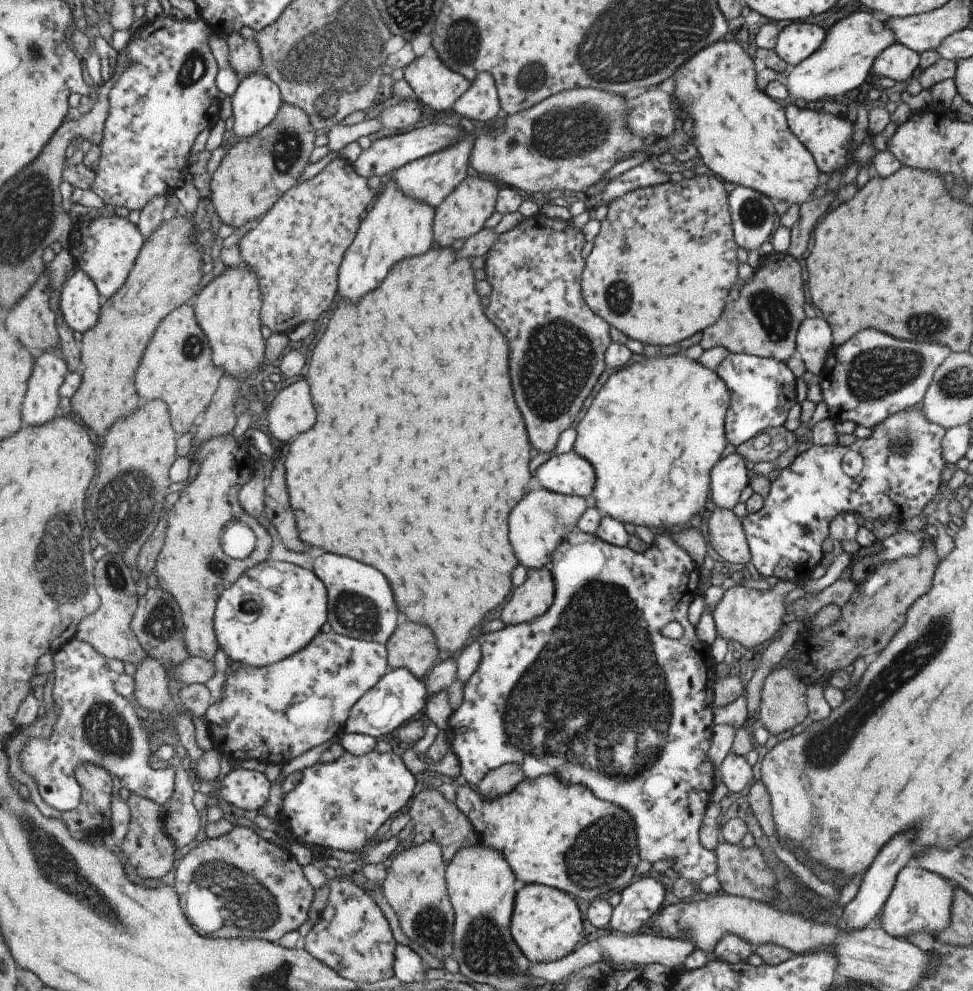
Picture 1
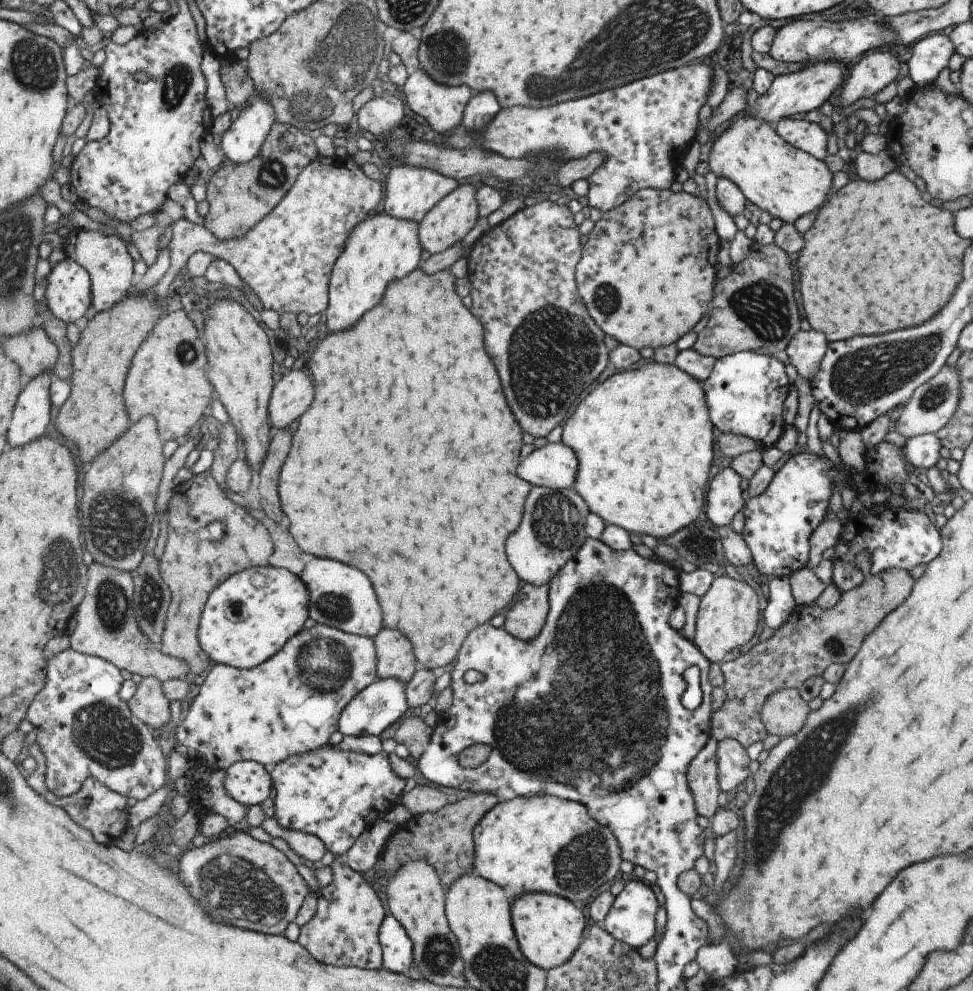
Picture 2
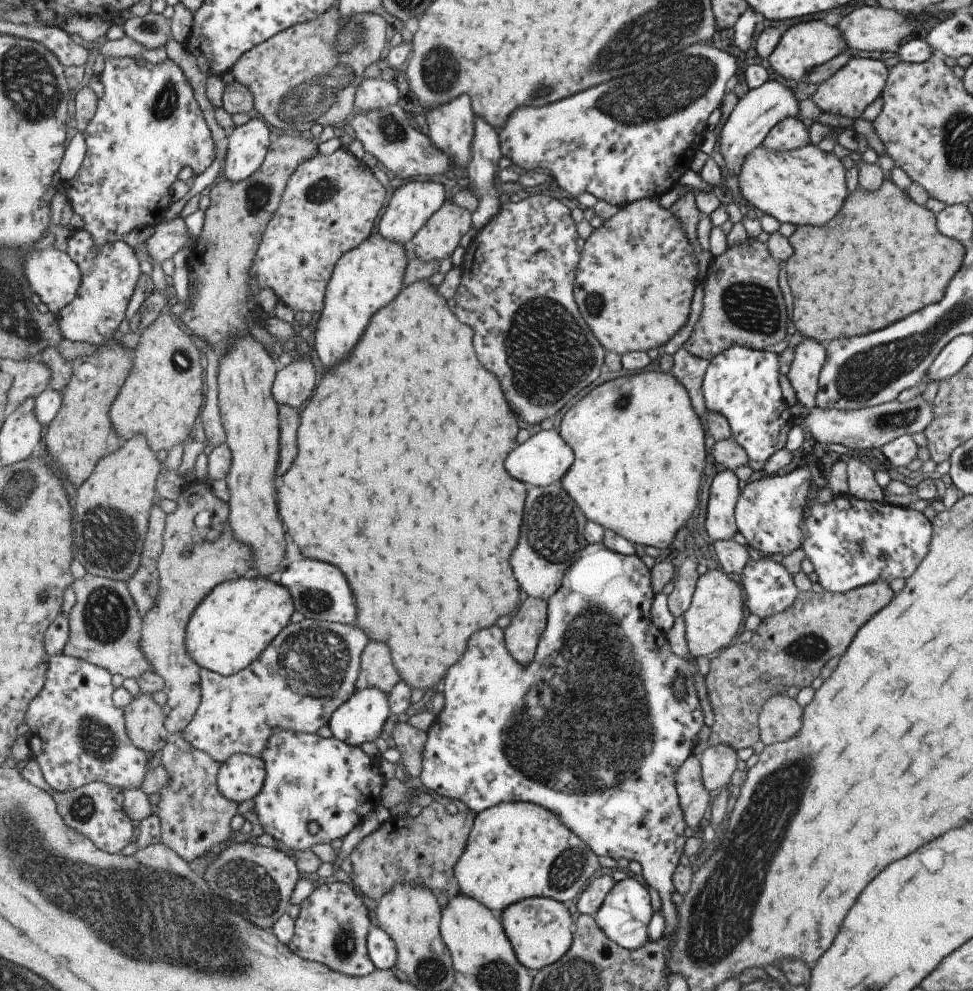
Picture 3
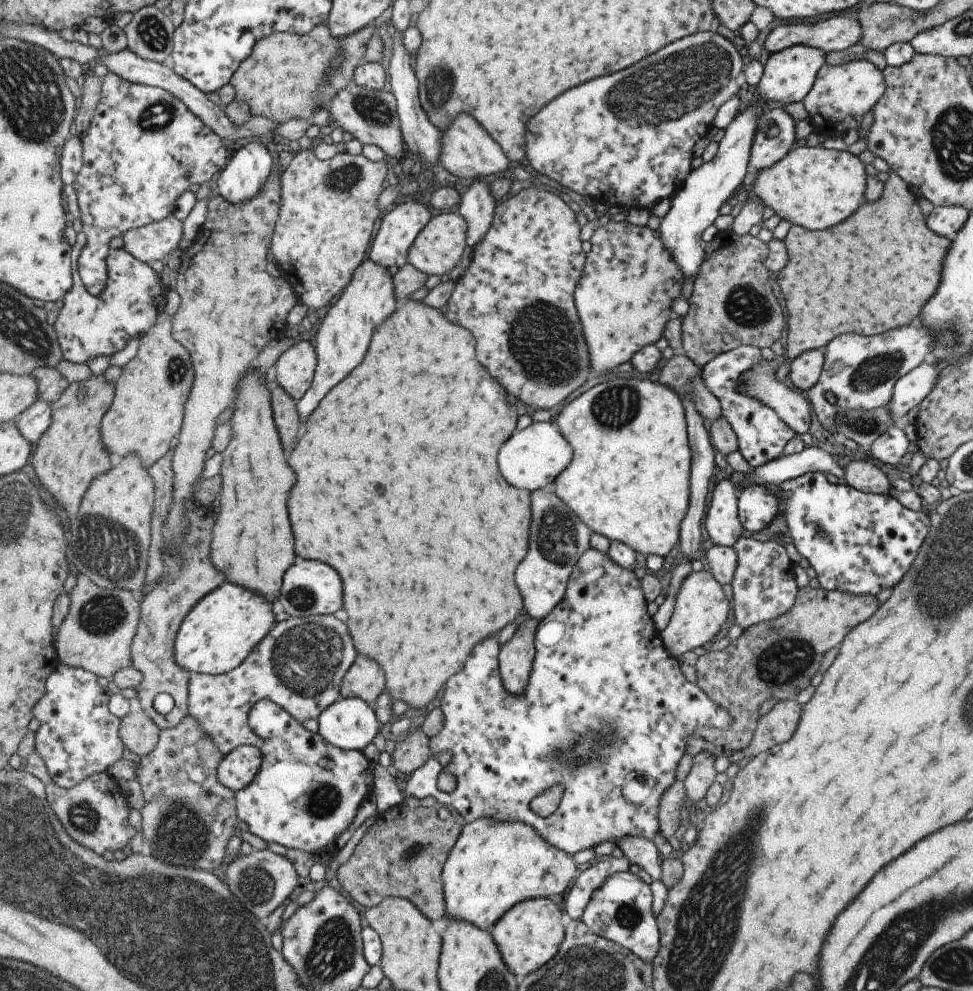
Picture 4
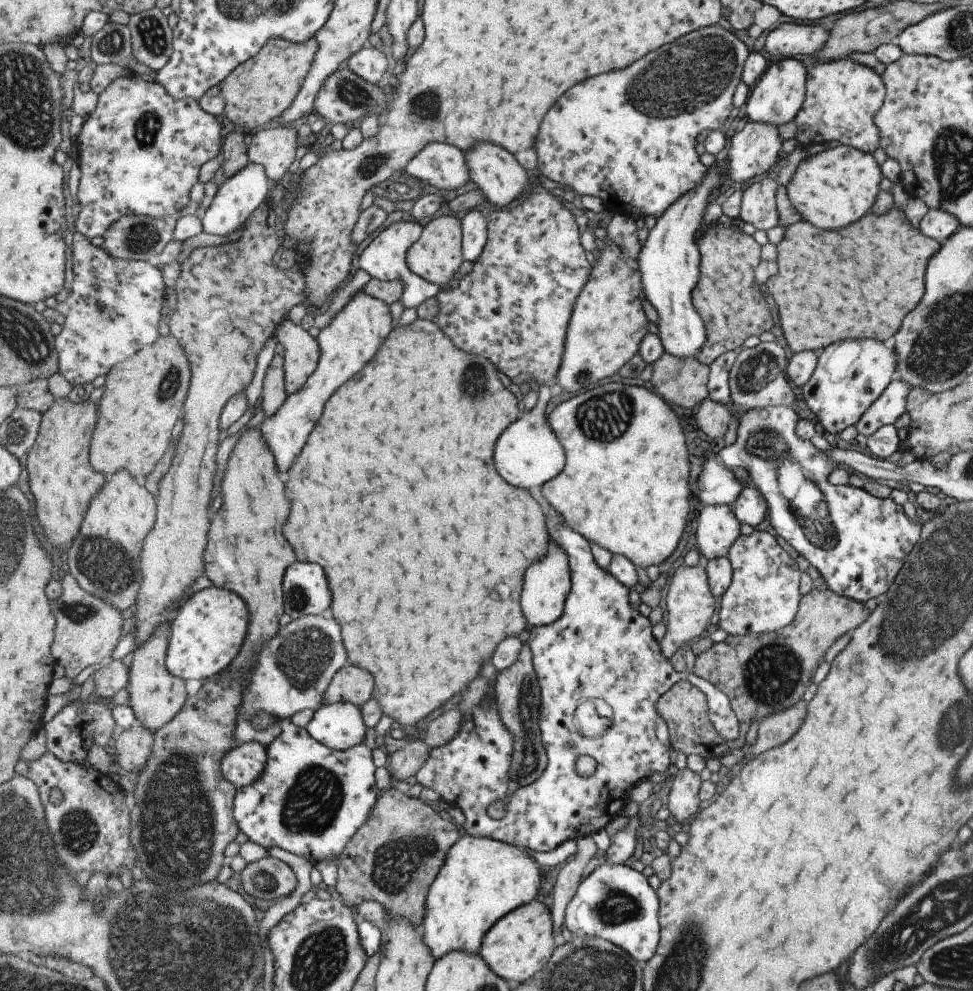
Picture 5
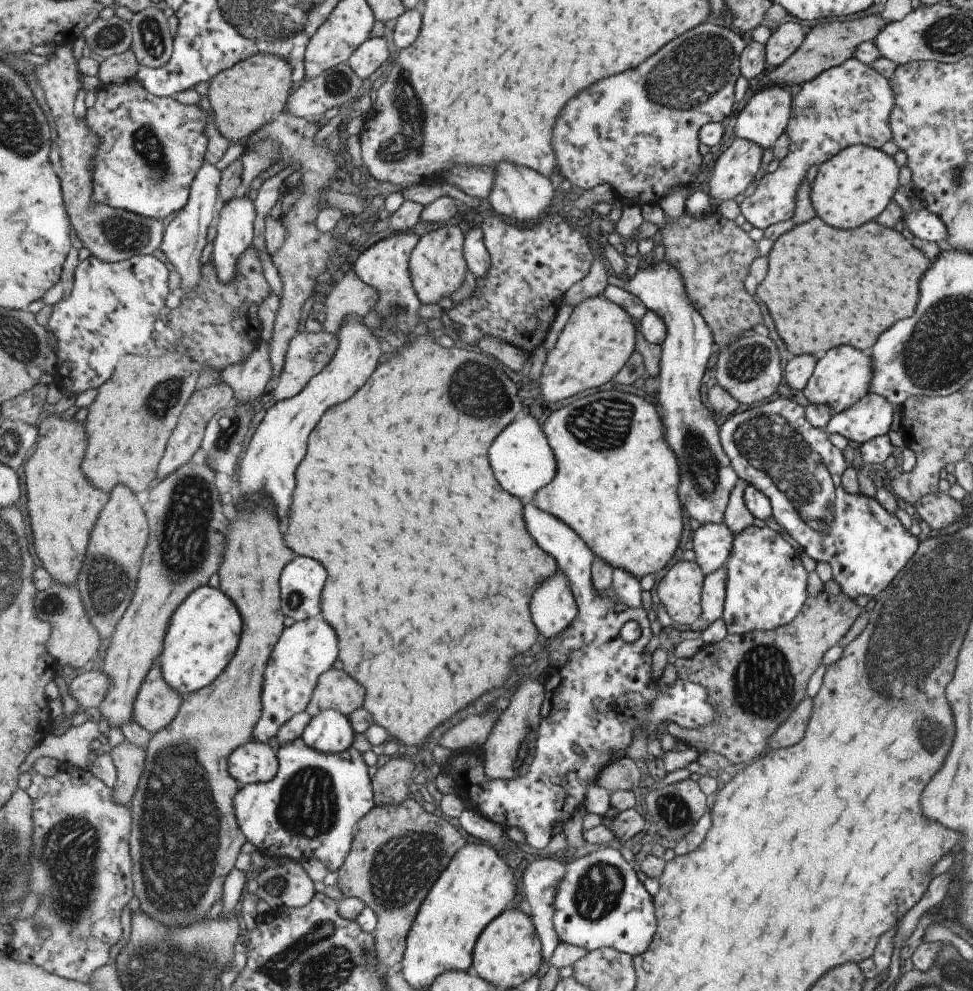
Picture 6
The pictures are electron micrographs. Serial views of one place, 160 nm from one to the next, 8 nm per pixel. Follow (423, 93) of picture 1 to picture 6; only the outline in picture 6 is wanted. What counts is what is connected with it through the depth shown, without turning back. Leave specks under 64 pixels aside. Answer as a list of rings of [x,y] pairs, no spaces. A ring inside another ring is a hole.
[[[507,161],[498,162],[492,167],[494,168],[492,187],[486,200],[493,211],[524,223],[537,220],[541,215],[547,214],[545,208],[549,206],[549,201],[557,192],[556,179],[541,176],[530,168]]]

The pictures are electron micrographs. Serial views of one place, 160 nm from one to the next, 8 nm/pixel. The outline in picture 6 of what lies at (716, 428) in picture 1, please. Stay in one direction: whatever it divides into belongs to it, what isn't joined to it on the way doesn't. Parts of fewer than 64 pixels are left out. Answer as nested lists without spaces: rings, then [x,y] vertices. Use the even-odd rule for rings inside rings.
[[[599,390],[599,392],[587,394],[583,398],[577,398],[577,400],[569,402],[569,404],[565,404],[563,408],[557,408],[555,412],[551,412],[547,416],[545,424],[542,424],[541,427],[556,460],[556,473],[553,480],[550,480],[545,486],[542,486],[535,492],[532,503],[538,509],[562,520],[589,547],[595,558],[603,560],[611,568],[626,570],[626,573],[632,574],[636,579],[649,573],[659,572],[669,562],[671,556],[675,554],[675,548],[677,548],[677,542],[679,542],[679,536],[681,536],[682,504],[678,499],[677,492],[680,466],[672,448],[669,448],[667,441],[663,440],[664,432],[662,429],[664,426],[656,404],[653,401],[644,400],[635,394],[621,392],[621,390]]]

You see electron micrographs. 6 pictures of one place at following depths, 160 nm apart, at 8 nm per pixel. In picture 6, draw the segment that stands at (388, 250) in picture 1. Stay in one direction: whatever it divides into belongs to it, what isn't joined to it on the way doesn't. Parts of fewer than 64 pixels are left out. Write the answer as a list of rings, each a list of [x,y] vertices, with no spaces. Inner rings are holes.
[[[349,315],[335,333],[339,339],[336,355],[312,382],[297,396],[275,403],[263,413],[262,423],[254,432],[253,442],[241,464],[243,496],[257,496],[261,492],[273,496],[281,518],[289,516],[295,492],[295,474],[307,456],[307,442],[319,420],[335,404],[349,400],[377,370],[381,362],[381,338],[368,327],[359,315]]]

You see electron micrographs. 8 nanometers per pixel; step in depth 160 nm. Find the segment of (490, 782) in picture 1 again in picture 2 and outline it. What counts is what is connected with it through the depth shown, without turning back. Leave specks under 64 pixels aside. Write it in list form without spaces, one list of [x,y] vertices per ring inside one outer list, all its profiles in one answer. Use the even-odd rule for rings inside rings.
[[[469,794],[465,798],[453,804],[446,804],[439,811],[425,812],[424,814],[411,817],[410,820],[399,826],[381,846],[381,852],[377,856],[375,869],[379,870],[379,878],[388,879],[393,876],[403,864],[413,860],[425,860],[440,878],[444,888],[448,887],[455,878],[461,874],[469,874],[473,864],[472,831],[475,824],[492,808],[498,804],[495,794]]]

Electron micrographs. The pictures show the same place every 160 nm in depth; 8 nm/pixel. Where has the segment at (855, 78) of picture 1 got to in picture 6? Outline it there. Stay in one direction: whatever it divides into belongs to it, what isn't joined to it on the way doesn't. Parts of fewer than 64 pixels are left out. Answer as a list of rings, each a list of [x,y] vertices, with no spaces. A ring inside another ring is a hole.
[[[663,260],[650,263],[649,268],[637,269],[628,282],[622,282],[617,276],[606,277],[606,284],[637,296],[646,310],[657,315],[665,325],[666,333],[660,344],[655,404],[664,426],[662,431],[665,440],[677,456],[680,466],[678,499],[695,527],[703,523],[723,521],[724,510],[738,476],[721,448],[713,414],[705,408],[699,396],[699,383],[705,372],[705,364],[711,356],[714,340],[710,328],[697,309],[693,308],[684,281],[680,270]]]

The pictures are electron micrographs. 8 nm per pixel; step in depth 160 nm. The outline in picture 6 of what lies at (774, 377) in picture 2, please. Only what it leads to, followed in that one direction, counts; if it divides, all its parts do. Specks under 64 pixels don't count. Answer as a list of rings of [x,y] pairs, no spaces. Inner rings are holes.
[[[789,399],[763,402],[759,407],[735,414],[718,428],[718,437],[731,468],[739,479],[762,492],[770,502],[773,520],[799,544],[815,562],[827,562],[840,592],[855,600],[864,595],[869,602],[893,580],[918,547],[917,537],[903,528],[893,513],[887,512],[874,497],[847,493],[840,485],[840,476],[852,461],[849,452],[842,452],[827,439],[822,429],[813,428],[804,415],[804,408]]]

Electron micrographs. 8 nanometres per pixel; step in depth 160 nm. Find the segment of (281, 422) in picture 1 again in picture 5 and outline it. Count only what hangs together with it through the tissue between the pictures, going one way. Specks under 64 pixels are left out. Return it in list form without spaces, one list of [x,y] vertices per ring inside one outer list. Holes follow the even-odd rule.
[[[288,318],[279,324],[275,337],[278,344],[284,344],[285,347],[283,354],[285,392],[288,395],[295,395],[317,368],[322,353],[320,341],[301,326],[295,326]]]

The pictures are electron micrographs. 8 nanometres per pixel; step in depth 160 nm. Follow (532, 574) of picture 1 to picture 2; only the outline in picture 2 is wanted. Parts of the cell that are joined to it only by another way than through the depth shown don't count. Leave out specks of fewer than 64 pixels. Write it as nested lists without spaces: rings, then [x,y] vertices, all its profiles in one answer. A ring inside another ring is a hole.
[[[521,584],[515,602],[505,612],[503,630],[521,642],[537,638],[548,612],[547,586]]]

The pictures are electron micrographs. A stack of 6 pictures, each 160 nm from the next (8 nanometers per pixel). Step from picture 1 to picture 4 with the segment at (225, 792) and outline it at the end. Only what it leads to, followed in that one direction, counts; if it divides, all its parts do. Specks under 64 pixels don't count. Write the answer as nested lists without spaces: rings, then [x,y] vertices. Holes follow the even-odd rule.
[[[243,745],[224,756],[218,777],[221,784],[236,793],[248,787],[260,772],[264,753],[259,747]]]

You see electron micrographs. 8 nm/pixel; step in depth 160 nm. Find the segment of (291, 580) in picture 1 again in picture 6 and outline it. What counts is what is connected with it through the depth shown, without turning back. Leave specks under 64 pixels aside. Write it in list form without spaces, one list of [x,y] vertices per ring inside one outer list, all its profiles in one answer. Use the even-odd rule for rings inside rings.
[[[199,587],[180,606],[169,625],[159,660],[165,680],[183,696],[201,690],[229,666],[243,634],[244,618],[236,601],[219,588]]]

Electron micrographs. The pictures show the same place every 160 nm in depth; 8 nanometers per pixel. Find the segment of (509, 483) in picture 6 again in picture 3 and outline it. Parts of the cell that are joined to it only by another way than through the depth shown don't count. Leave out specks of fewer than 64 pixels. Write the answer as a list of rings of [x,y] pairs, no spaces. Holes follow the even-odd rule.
[[[540,430],[509,454],[509,458],[505,460],[505,470],[523,484],[544,487],[555,482],[559,483],[561,477],[569,470],[573,459],[573,451],[557,432]]]

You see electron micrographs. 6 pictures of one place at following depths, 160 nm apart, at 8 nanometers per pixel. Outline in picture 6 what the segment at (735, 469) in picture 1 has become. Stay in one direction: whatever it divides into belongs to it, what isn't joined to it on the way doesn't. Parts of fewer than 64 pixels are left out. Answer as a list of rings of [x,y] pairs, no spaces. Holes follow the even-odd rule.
[[[723,521],[694,527],[690,537],[691,548],[695,555],[694,561],[704,575],[725,564],[732,547],[732,537],[732,532]]]

